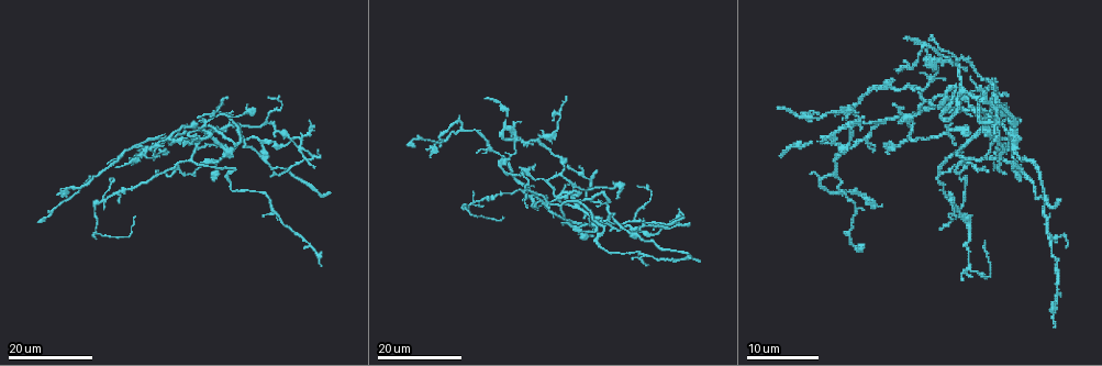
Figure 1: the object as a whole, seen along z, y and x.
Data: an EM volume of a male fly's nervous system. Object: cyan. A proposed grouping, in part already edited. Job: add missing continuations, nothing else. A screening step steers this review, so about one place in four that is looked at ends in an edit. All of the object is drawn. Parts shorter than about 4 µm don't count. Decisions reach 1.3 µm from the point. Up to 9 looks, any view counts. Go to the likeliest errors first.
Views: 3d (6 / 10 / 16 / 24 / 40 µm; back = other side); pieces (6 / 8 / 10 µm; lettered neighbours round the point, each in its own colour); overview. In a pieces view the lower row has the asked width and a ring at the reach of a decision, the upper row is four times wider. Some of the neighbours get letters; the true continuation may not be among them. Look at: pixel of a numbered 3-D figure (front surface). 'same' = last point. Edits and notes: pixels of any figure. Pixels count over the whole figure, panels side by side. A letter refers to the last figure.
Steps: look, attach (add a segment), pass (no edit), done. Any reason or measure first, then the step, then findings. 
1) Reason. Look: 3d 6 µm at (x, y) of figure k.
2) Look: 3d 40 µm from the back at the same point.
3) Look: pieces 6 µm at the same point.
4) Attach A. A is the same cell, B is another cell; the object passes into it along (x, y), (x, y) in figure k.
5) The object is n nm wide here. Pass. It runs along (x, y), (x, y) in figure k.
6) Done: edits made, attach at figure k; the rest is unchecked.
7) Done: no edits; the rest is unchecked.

Branch stops here. Look: 3d 16 µm at (700, 260) of figure 1.

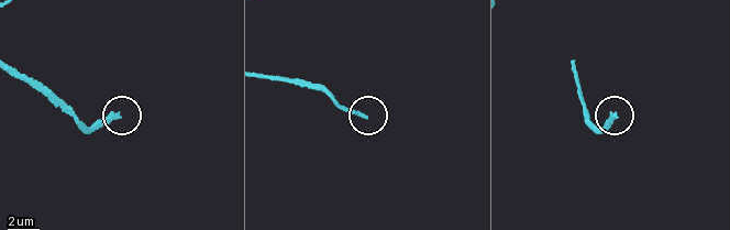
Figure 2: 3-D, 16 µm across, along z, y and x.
What lies round it. Look: pieces 10 µm at (121, 118) of figure 2.

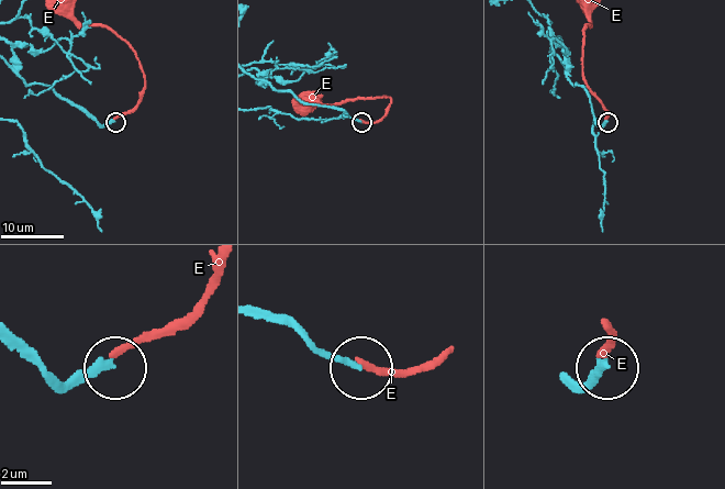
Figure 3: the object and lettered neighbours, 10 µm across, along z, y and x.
Pass. E is another cell; no lettered segment goes on from it.

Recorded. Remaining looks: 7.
Tapers out. Look: 3d 16 µm at (118, 166) of figure 1.

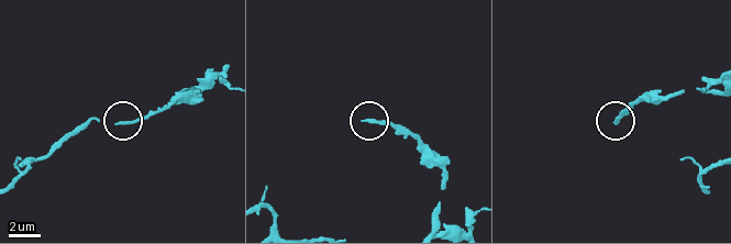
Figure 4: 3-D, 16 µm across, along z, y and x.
Zoom in. Look: 3d 6 µm at (117, 124) of figure 4.

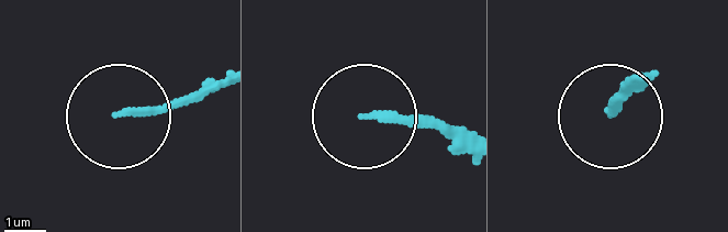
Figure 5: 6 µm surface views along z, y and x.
Look: pieces 8 µm at (120, 112) of figure 5.

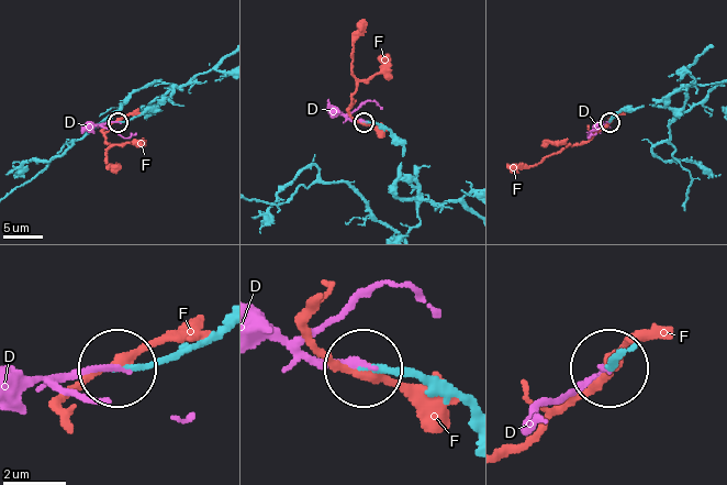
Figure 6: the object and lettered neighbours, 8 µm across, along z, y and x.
Attach D. D is the same cell, F is another cell; the object passes into it along (447, 401), (411, 375), (309, 354), (309, 341), (379, 286) in figure 6; the cell continues.

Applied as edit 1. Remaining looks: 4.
See it whole again. Look: overview.

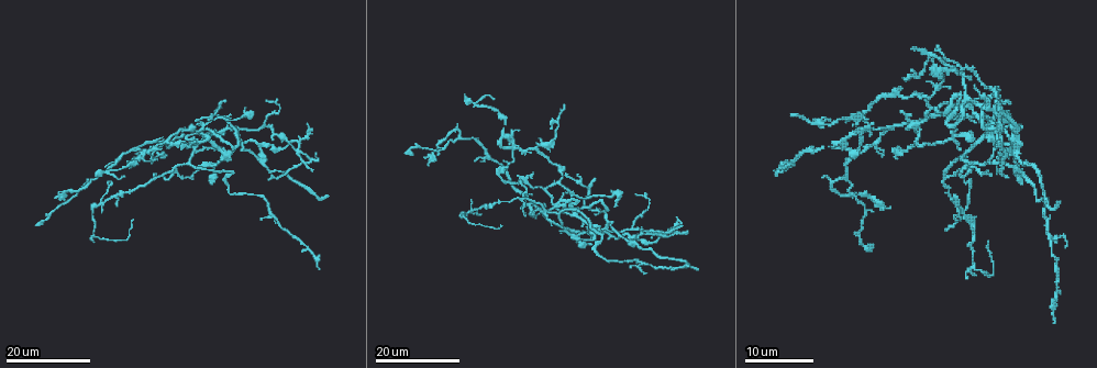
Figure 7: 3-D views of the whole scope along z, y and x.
Branch stops here. Look: 3d 24 µm at (913, 47) of figure 7.

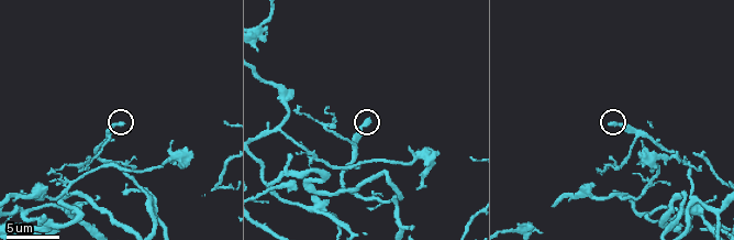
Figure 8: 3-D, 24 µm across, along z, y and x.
Look: pieces 8 µm at (612, 125) of figure 8.

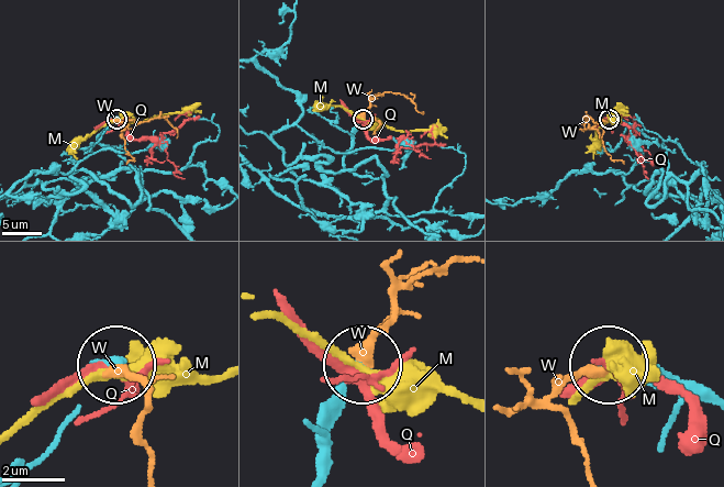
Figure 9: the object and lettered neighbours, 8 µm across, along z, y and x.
The object is 340 nm wide here. Pass. M, Q and W are other cells; it runs along (314, 464), (325, 409), (359, 364) in figure 9; none of them fits.

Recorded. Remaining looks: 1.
Done: edits made, attach at figure 6; the rest is unchecked.

